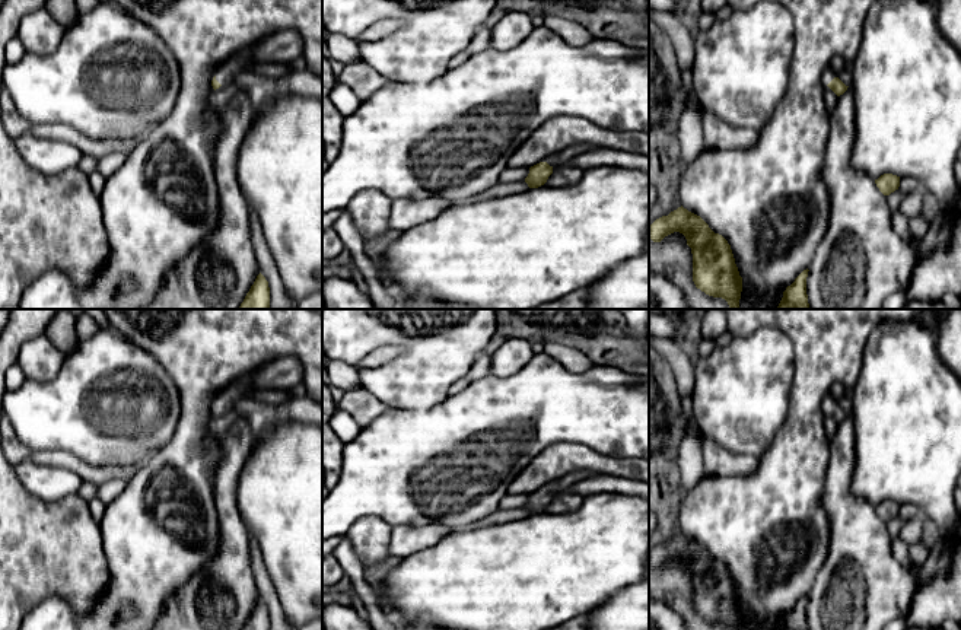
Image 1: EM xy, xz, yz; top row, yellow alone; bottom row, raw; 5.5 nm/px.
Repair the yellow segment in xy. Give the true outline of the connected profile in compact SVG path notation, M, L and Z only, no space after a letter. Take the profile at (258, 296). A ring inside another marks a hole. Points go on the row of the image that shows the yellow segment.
M260 273L238 309L268 309L270 287L265 277Z

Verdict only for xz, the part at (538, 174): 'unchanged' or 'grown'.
unchanged

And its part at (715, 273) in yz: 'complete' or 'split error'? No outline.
complete

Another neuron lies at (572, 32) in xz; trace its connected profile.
M545 16L544 26L557 34L564 42L572 47L583 47L594 41L592 34L575 20L559 16Z

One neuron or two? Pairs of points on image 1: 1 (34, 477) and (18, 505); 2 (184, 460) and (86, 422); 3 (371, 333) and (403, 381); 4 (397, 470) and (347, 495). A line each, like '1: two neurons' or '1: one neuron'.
1: two neurons
2: two neurons
3: one neuron
4: one neuron

